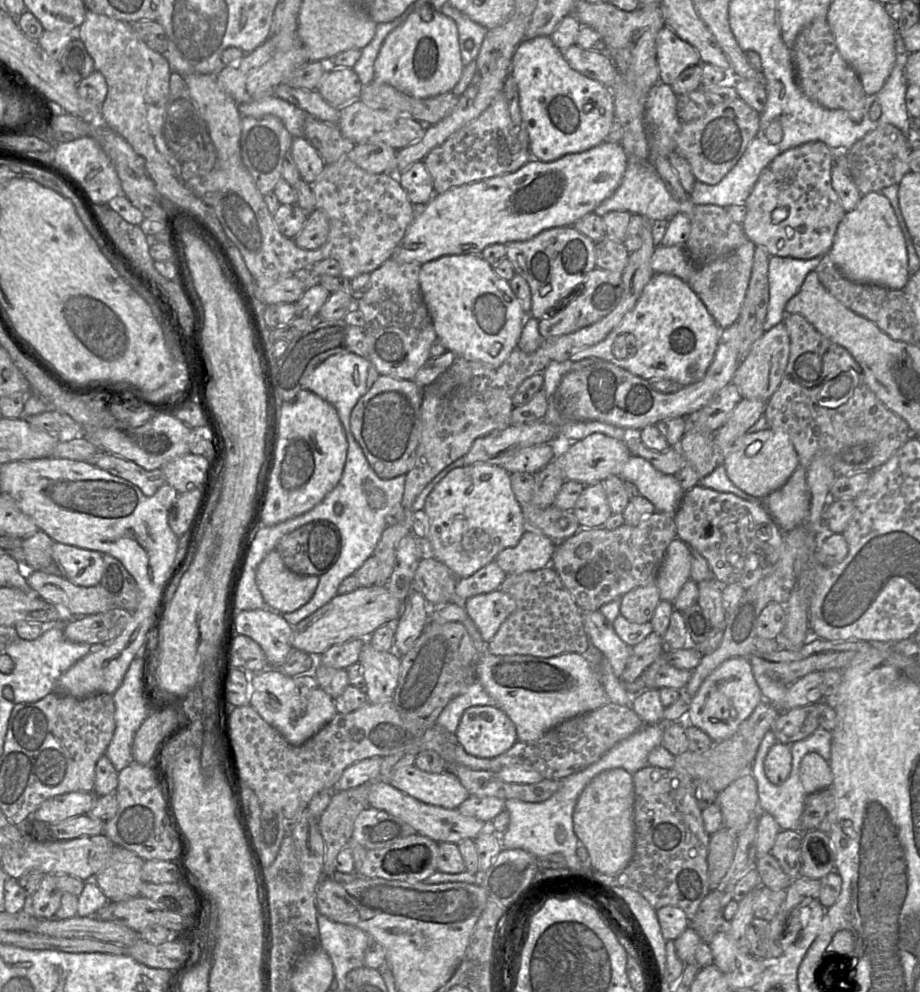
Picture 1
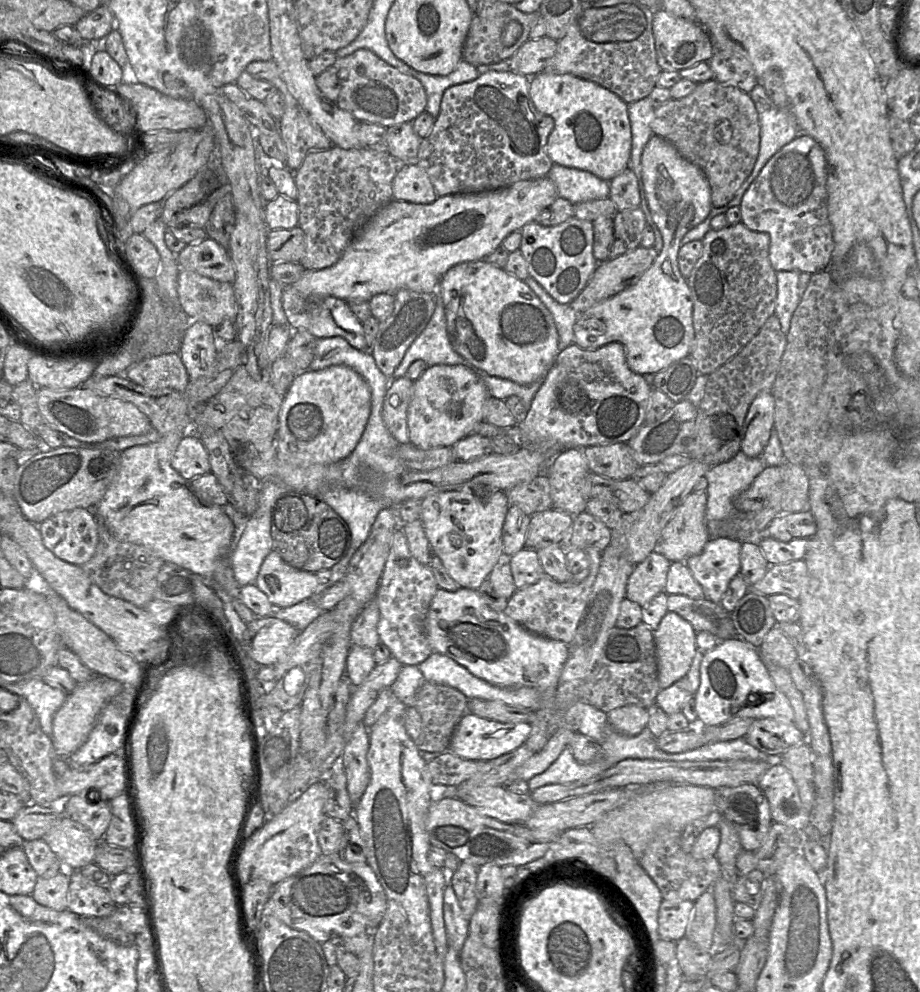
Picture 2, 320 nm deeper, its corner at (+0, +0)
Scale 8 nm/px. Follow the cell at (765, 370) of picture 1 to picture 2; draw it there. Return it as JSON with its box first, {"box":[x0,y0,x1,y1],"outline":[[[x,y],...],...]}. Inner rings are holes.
{"box":[741,390,775,457],"outline":[[[772,390],[761,391],[752,401],[744,423],[741,450],[749,457],[760,457],[774,427],[775,399]]]}

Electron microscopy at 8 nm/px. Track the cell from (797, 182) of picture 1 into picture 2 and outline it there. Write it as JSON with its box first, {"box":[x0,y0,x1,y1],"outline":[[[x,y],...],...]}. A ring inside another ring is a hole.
{"box":[739,133,834,274],"outline":[[[799,133],[776,152],[744,193],[739,204],[741,223],[749,230],[769,236],[769,261],[777,271],[814,274],[827,270],[834,248],[832,226],[828,215],[827,161],[819,143],[806,133]]]}

